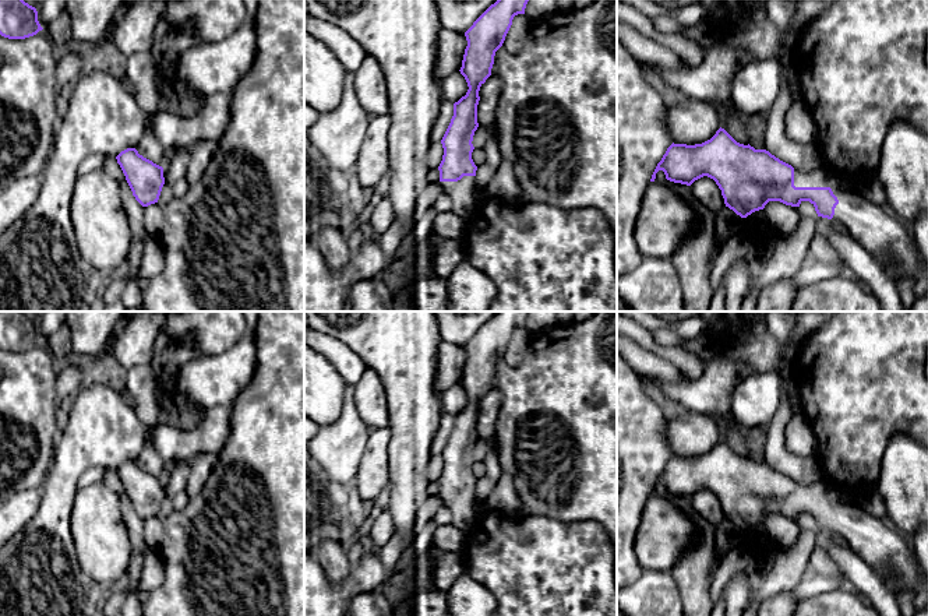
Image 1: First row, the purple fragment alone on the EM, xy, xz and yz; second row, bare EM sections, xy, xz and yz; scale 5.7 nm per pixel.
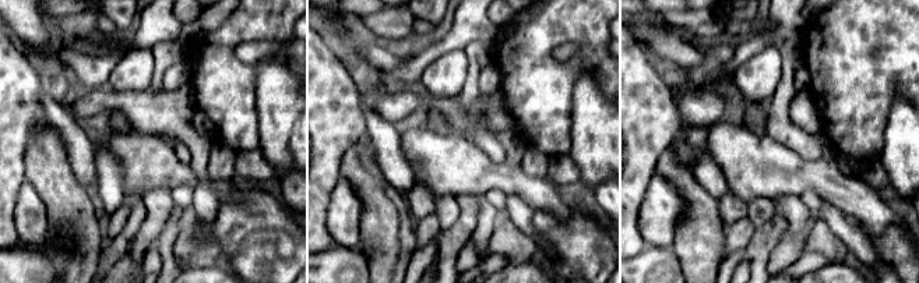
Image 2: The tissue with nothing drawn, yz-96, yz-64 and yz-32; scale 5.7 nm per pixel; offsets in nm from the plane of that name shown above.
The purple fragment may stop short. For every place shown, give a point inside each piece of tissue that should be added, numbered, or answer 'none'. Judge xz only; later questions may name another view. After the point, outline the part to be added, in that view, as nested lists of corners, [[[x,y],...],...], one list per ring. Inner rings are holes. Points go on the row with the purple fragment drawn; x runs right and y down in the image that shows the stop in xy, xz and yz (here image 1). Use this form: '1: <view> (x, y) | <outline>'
1: xz (462, 192) | [[[463,176],[458,182],[440,182],[442,193],[452,198],[452,212],[466,219],[476,207],[476,176]]]

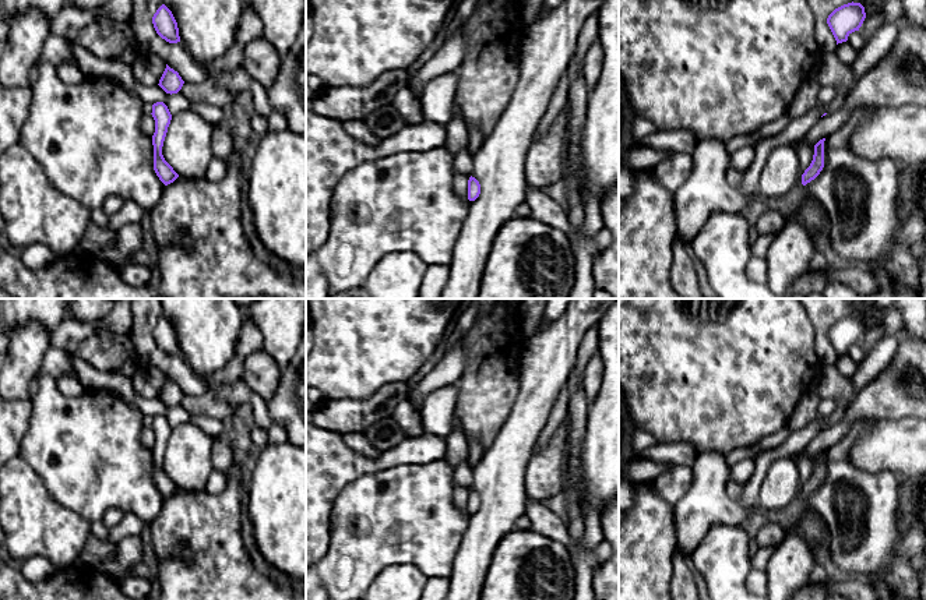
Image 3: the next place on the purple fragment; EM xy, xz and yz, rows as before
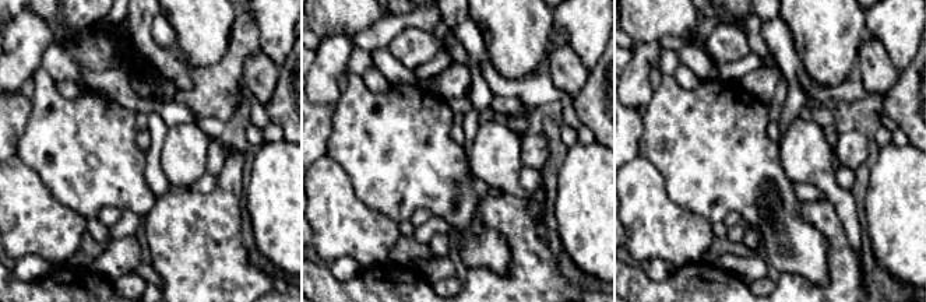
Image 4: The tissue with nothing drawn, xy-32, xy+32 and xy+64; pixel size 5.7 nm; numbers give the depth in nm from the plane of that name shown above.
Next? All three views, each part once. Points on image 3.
none

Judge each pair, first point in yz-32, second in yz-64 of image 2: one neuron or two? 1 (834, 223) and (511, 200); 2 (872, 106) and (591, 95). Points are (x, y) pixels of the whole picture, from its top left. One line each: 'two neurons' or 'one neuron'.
1: one neuron
2: two neurons

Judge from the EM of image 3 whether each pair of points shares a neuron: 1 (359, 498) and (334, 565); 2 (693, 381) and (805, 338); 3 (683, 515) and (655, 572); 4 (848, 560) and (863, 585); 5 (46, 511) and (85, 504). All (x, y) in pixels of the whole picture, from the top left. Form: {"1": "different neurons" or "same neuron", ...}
{"1": "same neuron", "2": "same neuron", "3": "different neurons", "4": "different neurons", "5": "different neurons"}

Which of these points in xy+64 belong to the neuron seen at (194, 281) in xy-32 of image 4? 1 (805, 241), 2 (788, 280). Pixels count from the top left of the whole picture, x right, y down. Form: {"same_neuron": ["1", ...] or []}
{"same_neuron": ["2"]}

